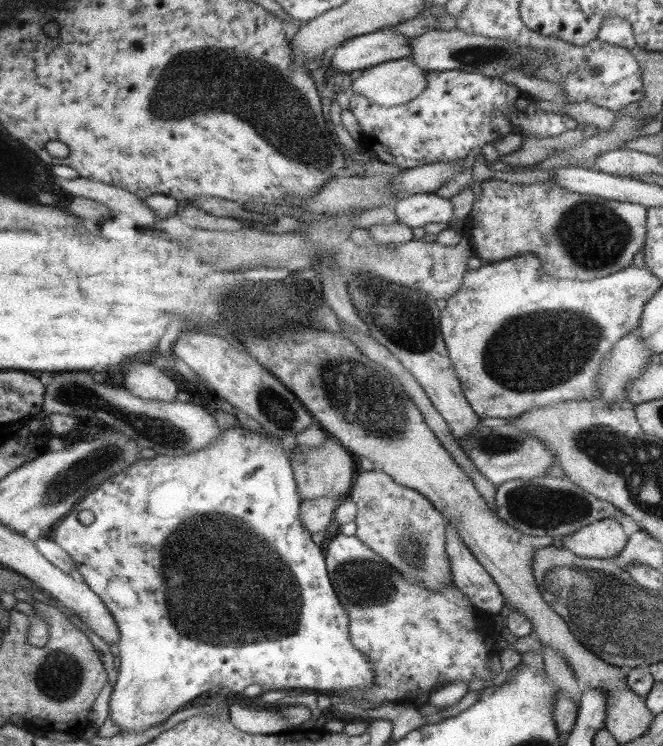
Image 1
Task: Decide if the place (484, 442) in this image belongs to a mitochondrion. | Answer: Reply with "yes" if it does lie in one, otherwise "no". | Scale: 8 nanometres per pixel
yes

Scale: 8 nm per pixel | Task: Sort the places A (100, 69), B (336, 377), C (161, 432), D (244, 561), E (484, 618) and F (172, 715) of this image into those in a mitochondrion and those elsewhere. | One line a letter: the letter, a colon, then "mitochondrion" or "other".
A: other
B: mitochondrion
C: mitochondrion
D: other
E: other
F: other

